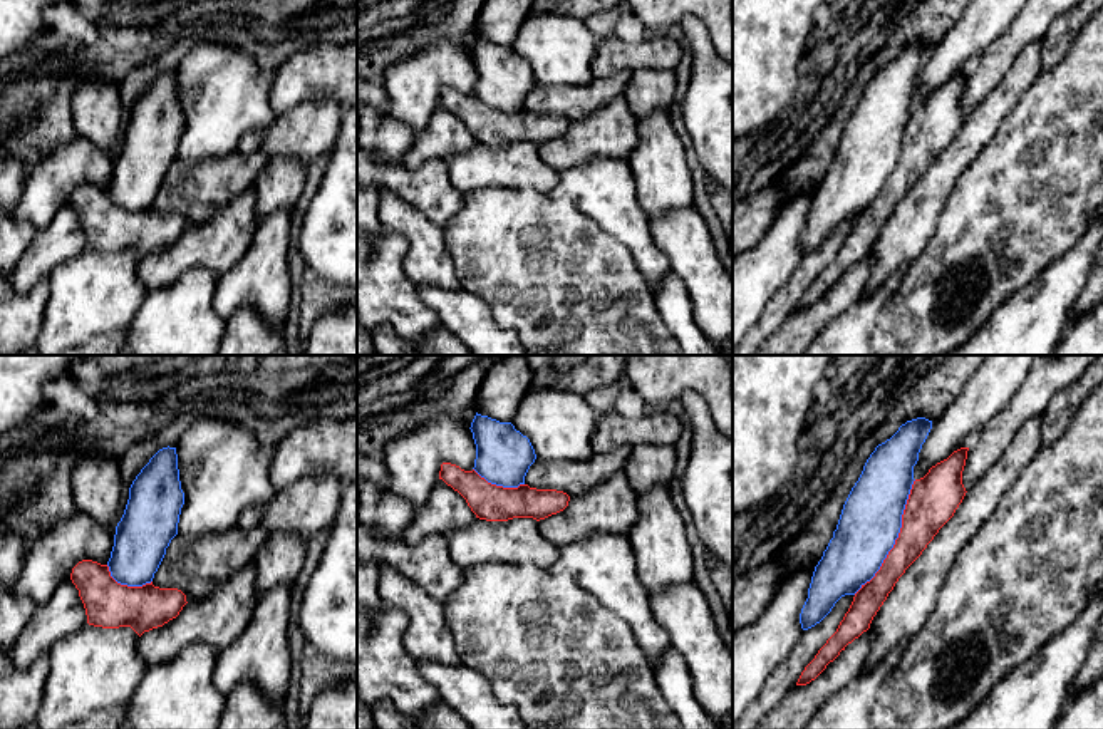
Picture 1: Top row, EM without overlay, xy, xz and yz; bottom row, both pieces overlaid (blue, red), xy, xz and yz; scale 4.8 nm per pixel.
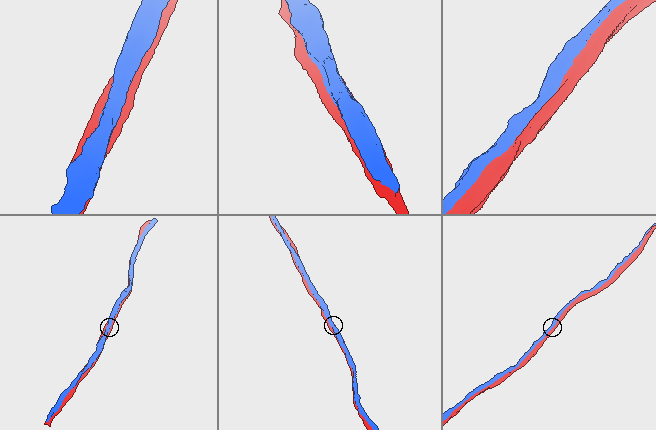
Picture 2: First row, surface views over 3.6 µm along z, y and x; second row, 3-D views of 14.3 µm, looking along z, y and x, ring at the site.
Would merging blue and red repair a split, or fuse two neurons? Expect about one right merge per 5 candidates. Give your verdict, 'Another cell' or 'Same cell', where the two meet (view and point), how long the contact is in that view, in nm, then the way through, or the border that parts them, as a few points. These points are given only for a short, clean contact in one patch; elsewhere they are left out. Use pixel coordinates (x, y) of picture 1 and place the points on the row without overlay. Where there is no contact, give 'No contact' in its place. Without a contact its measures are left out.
Another cell. Touches blue at yz (897, 161). Shared border 650 nm

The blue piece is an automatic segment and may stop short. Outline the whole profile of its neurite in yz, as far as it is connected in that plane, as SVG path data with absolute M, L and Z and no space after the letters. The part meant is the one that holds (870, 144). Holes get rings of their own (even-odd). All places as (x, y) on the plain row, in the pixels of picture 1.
M925 42L907 45L890 64L878 69L867 84L843 129L833 163L815 191L808 223L800 238L803 255L820 248L841 221L855 220L880 194L898 163L902 139L915 106L914 90L930 54L932 45Z

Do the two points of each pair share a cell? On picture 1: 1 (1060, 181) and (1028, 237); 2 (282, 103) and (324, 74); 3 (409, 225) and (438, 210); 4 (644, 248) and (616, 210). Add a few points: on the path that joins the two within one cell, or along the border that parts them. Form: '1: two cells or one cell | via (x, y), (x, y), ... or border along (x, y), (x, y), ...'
1: one cell | via (1046, 195), (1028, 213), (1028, 223)
2: one cell | via (292, 93), (314, 74)
3: two cells | border along (393, 193), (418, 208), (441, 228)
4: one cell | via (637, 238), (626, 220)

